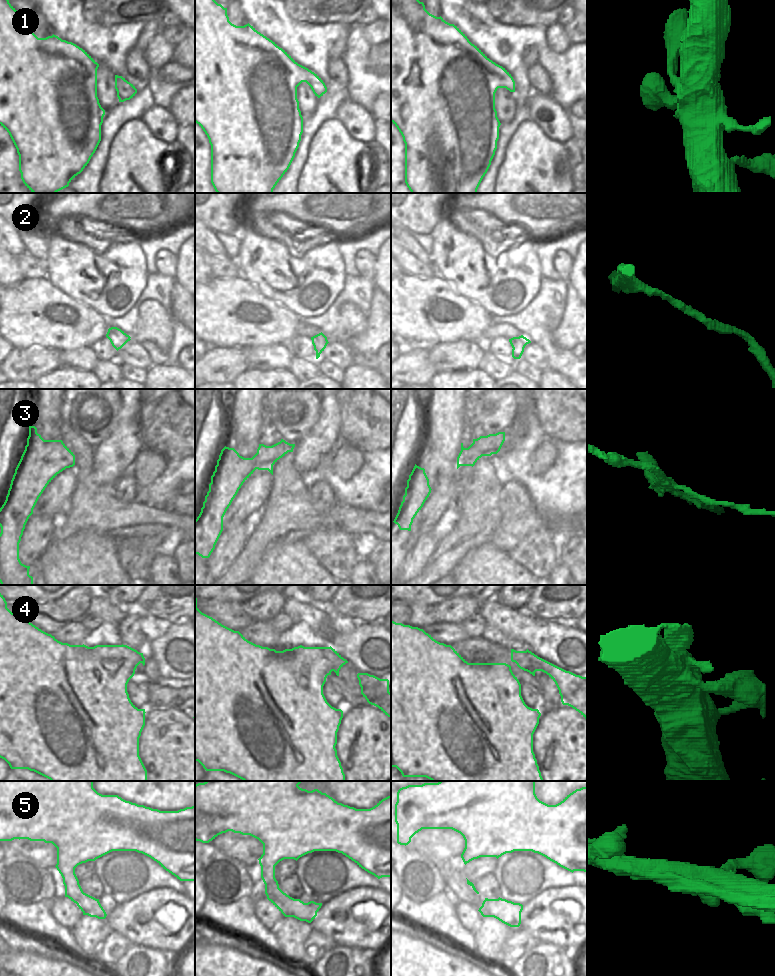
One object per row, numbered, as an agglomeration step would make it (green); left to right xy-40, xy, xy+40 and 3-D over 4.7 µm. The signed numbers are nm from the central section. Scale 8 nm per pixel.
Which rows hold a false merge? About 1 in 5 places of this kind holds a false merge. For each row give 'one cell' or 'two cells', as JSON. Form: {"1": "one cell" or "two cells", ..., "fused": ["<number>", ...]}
{"1": "one cell", "2": "one cell", "3": "one cell", "4": "one cell", "5": "one cell", "fused": []}

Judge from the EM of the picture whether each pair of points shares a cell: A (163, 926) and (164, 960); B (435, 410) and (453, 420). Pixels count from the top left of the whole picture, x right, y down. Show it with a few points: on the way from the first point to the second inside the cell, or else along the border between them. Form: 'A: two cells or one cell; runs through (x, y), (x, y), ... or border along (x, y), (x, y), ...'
A: two cells; border along (141, 944), (160, 950), (174, 950), (180, 954)
B: one cell; runs through (439, 410), (449, 420)

